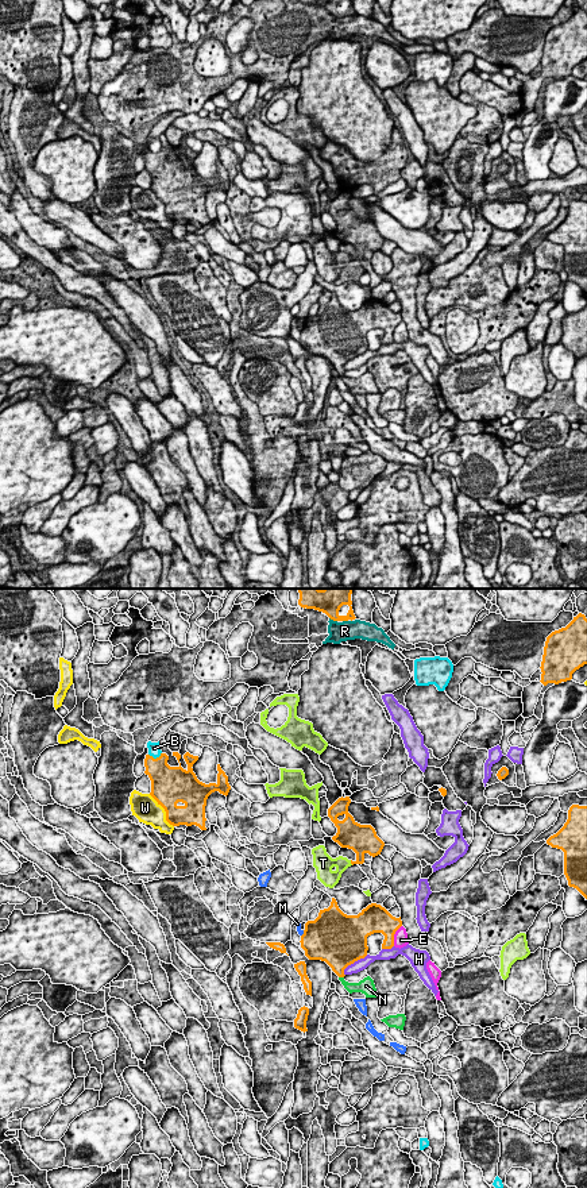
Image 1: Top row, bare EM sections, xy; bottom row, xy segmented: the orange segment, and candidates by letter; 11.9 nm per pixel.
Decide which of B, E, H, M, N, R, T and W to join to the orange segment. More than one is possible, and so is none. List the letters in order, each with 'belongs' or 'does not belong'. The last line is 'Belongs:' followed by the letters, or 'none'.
B: does not belong
E: does not belong
H: does not belong
M: does not belong
N: belongs
R: does not belong
T: does not belong
W: does not belong
Belongs: N

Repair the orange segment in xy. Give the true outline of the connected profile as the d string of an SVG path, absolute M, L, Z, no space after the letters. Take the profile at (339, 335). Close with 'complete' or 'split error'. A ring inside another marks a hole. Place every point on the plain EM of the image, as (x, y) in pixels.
M332 293L328 304L320 305L314 316L305 319L300 338L305 351L325 356L350 389L362 387L366 393L379 393L370 371L359 378L348 378L344 375L344 364L367 351L367 332L374 328L385 331L382 344L391 344L394 329L401 321L401 312L393 312L381 300L371 298L358 310L347 310Z; split error

